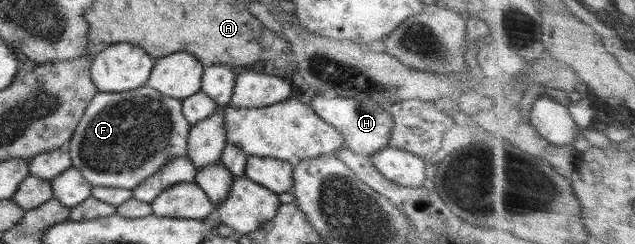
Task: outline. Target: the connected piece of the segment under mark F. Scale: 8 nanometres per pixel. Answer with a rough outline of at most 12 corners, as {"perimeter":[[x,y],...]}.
{"perimeter":[[98,92],[67,142],[94,187],[186,157],[181,100]]}

